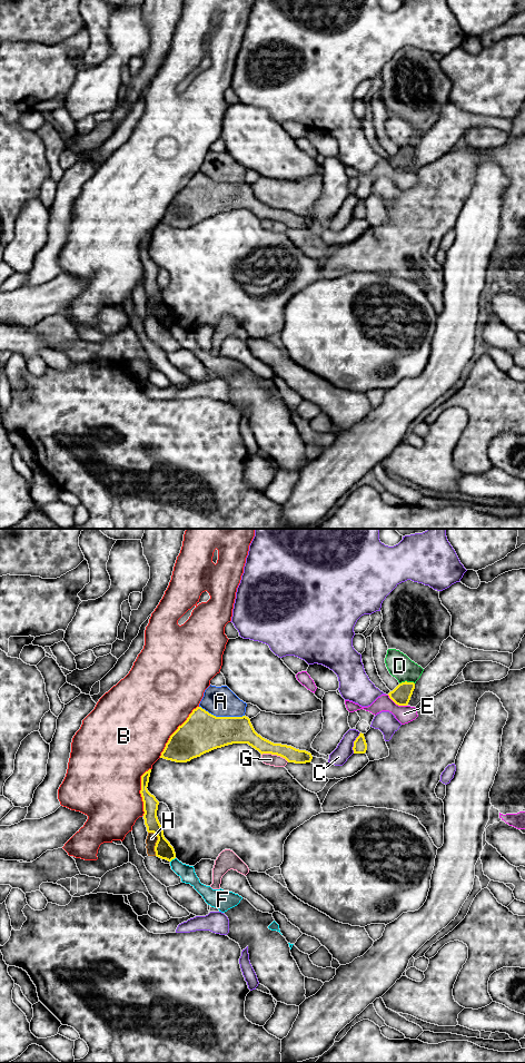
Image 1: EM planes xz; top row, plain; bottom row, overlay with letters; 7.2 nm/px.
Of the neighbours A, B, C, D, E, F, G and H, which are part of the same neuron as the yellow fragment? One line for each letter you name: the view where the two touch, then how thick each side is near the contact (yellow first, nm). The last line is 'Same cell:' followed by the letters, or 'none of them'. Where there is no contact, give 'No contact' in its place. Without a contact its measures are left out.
Same cell: none of them

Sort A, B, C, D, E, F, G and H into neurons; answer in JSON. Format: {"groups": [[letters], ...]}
{"groups": [["A"], ["B"], ["C"], ["D"], ["E"], ["F"], ["G", "H"]]}

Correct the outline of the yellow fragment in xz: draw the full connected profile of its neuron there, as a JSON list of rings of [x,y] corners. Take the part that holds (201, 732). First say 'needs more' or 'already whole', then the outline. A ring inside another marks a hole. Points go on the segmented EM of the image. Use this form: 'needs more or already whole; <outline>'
already whole; [[[197,707],[187,720],[170,736],[160,758],[187,762],[194,758],[232,744],[248,744],[262,754],[277,755],[288,762],[310,762],[313,756],[306,750],[274,744],[258,735],[250,719],[242,717],[216,717]]]

